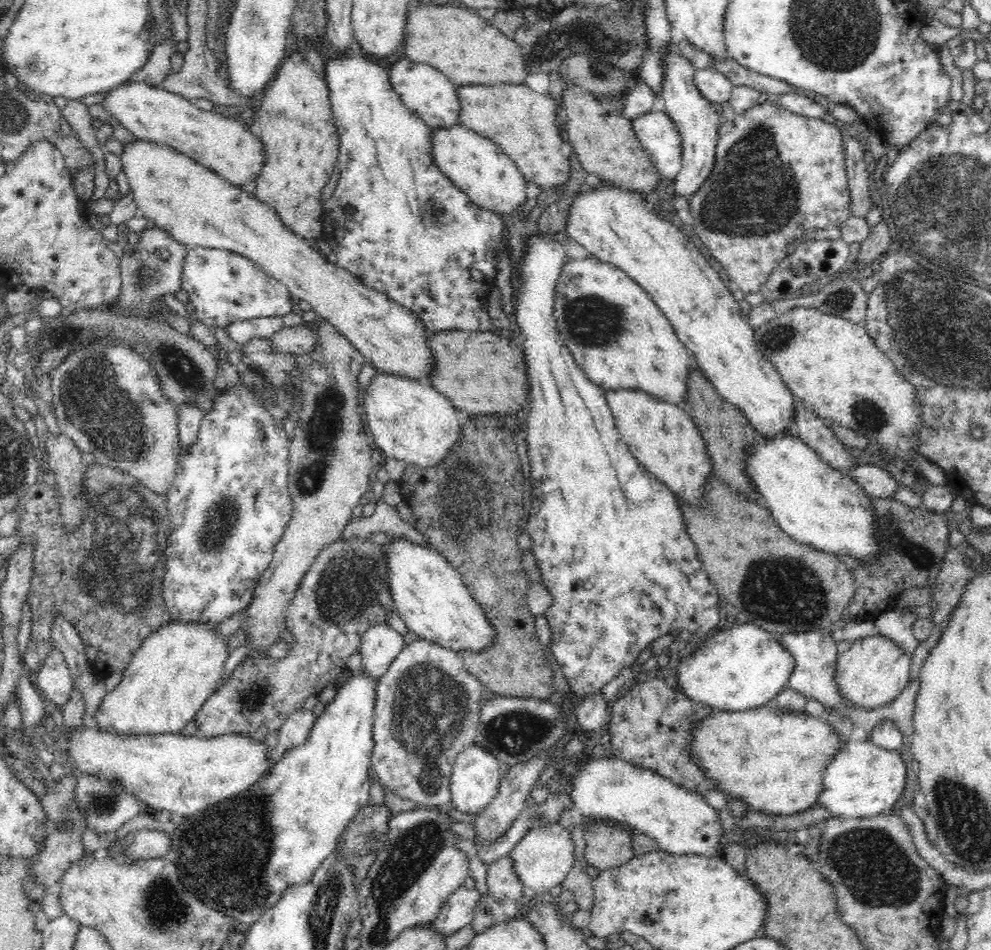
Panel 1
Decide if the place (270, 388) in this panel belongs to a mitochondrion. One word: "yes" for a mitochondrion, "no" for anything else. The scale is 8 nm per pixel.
yes

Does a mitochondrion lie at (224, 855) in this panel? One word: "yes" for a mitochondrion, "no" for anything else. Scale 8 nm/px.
yes

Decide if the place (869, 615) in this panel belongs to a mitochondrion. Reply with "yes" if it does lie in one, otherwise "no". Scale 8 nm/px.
no

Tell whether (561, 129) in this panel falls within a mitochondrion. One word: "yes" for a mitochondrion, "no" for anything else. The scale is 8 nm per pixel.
no

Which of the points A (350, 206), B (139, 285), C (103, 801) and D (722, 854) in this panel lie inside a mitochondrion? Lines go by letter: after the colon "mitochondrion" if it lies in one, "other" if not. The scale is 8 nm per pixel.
A: other
B: mitochondrion
C: mitochondrion
D: other

